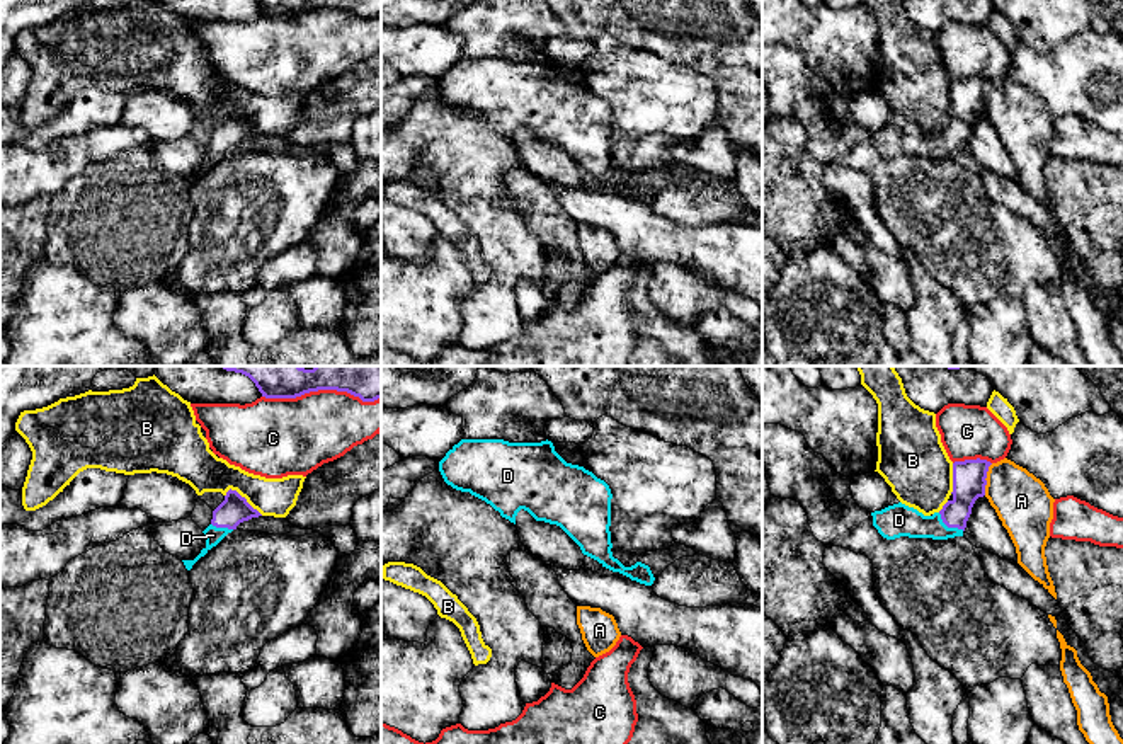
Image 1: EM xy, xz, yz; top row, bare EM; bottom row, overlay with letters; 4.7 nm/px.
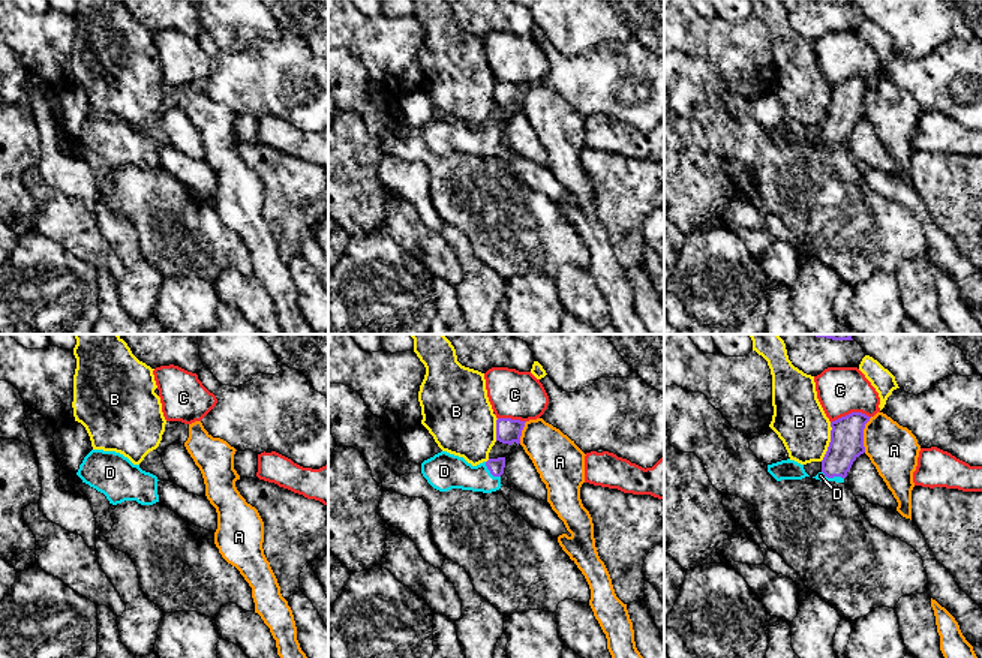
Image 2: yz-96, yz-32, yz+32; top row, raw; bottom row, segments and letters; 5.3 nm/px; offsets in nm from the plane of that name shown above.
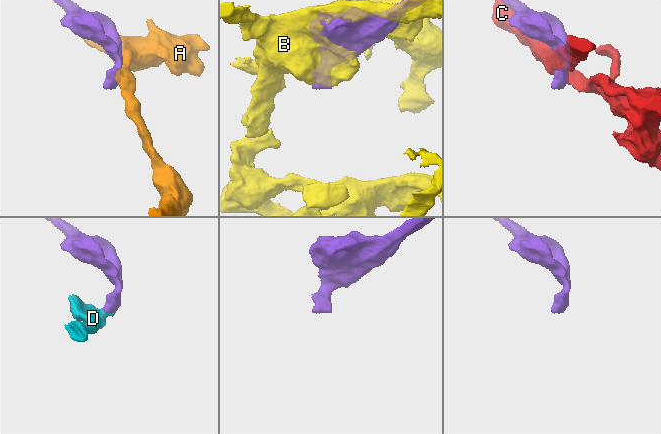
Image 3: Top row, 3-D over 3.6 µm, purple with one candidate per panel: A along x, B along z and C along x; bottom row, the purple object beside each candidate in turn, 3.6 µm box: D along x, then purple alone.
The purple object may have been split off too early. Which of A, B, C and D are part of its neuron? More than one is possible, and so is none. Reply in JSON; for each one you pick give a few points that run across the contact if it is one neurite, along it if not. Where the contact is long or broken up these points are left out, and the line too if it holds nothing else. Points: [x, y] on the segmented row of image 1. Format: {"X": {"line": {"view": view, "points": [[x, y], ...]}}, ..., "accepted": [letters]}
{"accepted": ["D"]}

